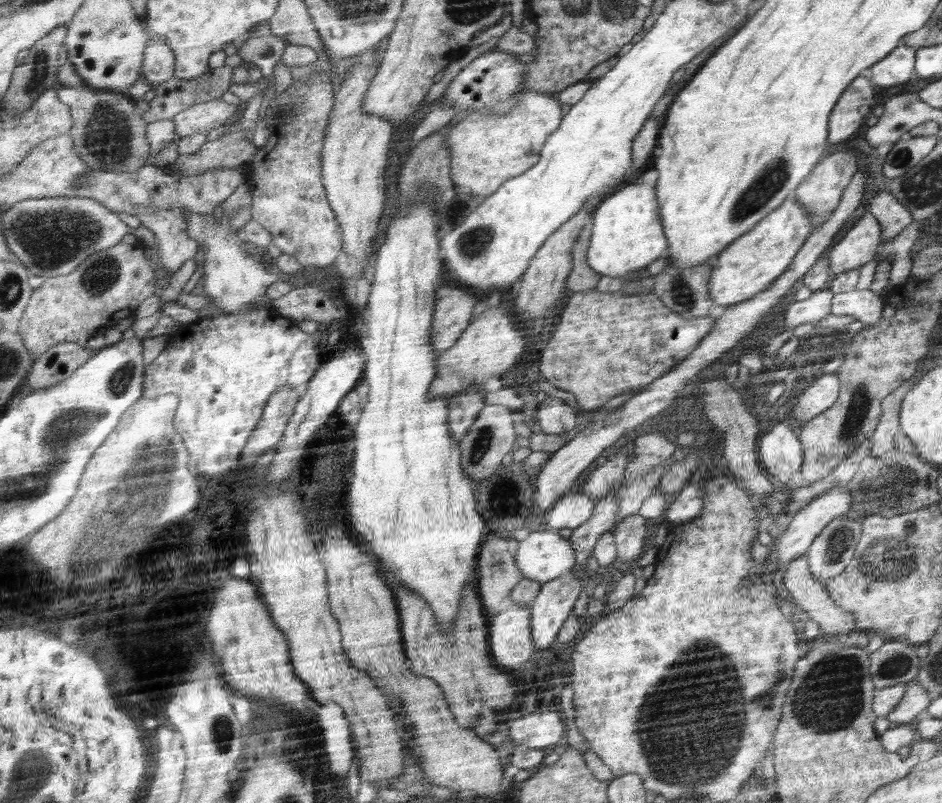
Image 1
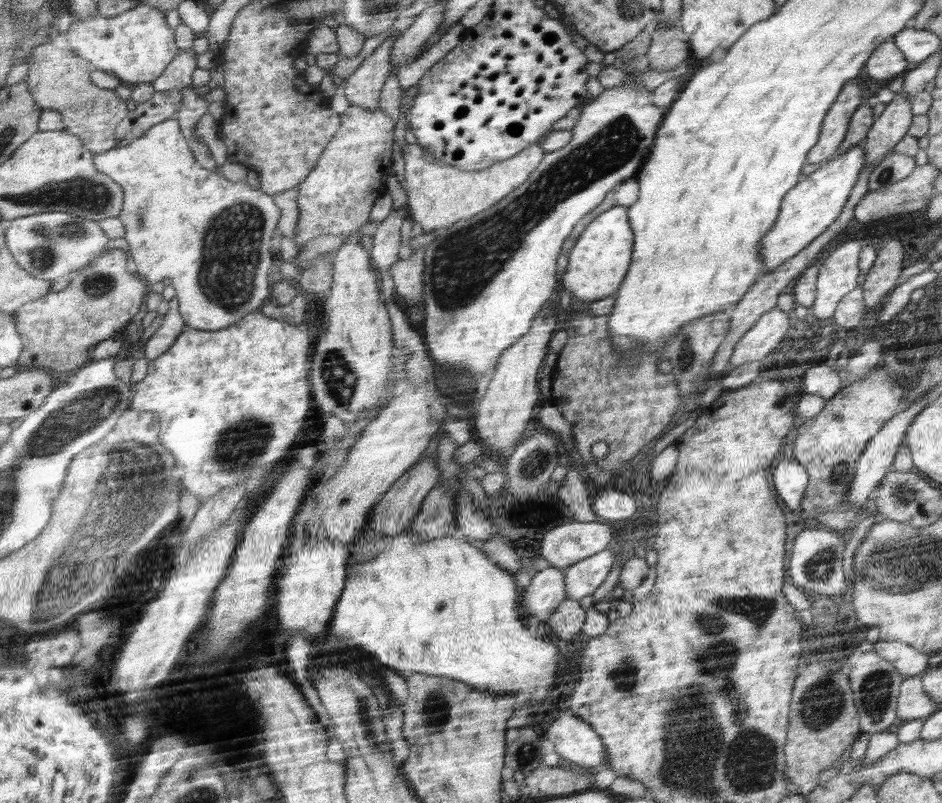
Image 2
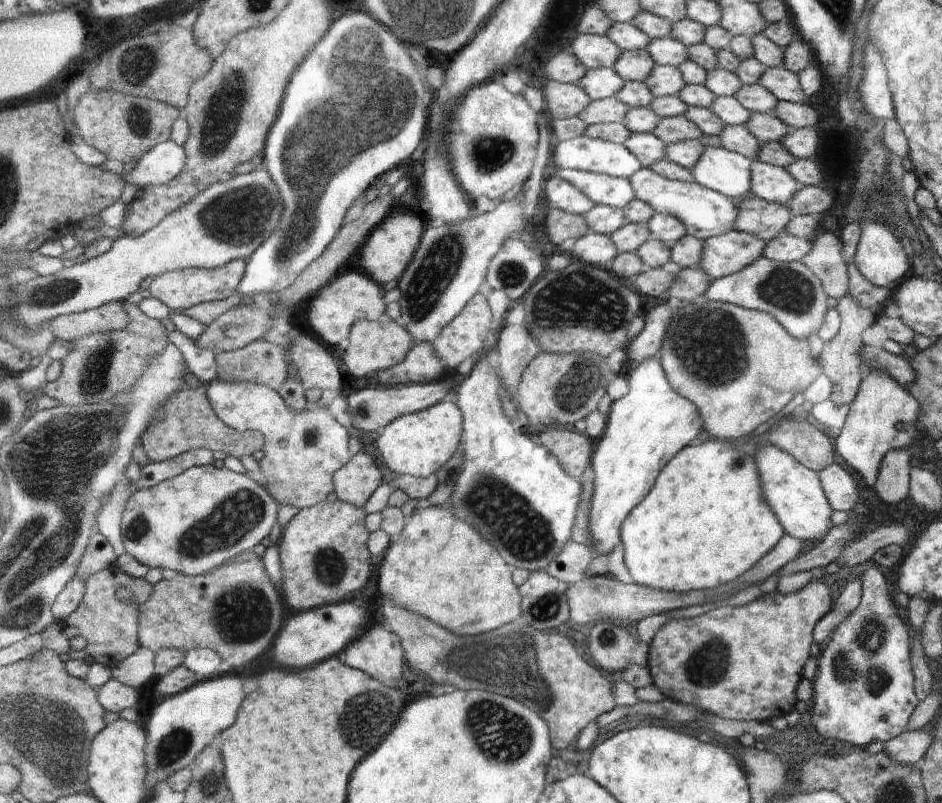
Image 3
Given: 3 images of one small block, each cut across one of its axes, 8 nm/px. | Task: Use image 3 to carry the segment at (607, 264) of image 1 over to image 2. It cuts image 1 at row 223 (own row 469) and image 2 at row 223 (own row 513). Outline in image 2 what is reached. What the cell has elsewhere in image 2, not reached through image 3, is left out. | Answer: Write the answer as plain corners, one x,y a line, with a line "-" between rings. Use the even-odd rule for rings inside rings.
614,205
594,218
582,235
576,240
570,254
568,254
568,266
561,281
561,289
568,289
572,296
582,299
585,302
594,302
616,294
620,285
623,284
624,277
628,272
630,262
632,262
632,242
634,234
630,228
628,219
628,207

